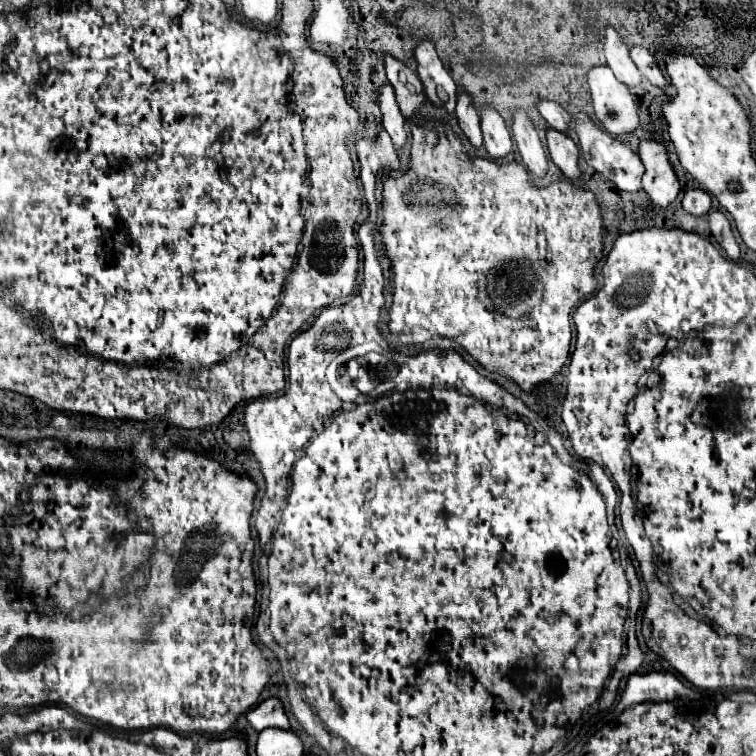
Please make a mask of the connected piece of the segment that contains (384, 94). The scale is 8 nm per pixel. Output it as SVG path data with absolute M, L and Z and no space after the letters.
M383 86L381 88L381 96L379 96L379 106L383 112L383 128L387 130L387 134L391 136L393 144L397 150L405 148L407 142L407 130L405 130L405 118L399 110L399 104L395 100L395 92L391 90L391 86Z

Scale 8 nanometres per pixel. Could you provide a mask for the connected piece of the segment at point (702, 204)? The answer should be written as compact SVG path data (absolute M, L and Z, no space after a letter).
M699 188L687 190L683 196L683 208L685 212L689 212L691 216L703 216L709 214L709 206L711 206L711 196Z

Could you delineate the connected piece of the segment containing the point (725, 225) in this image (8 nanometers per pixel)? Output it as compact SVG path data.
M711 212L709 214L709 226L711 226L711 232L713 232L715 240L727 252L727 256L731 260L737 260L739 258L739 244L733 236L733 230L731 230L731 224L729 224L727 216L723 212Z

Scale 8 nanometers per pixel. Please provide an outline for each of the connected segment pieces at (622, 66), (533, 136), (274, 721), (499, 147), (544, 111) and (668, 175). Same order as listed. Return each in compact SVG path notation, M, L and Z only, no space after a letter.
M607 28L605 34L605 58L607 58L607 66L613 70L615 78L619 82L623 82L629 88L635 88L641 84L643 76L639 74L637 66L631 62L629 56L629 48L623 44L623 40L617 36L617 32L613 28Z
M525 112L513 114L513 126L511 126L517 152L521 162L527 166L533 180L543 180L547 176L547 152L539 140L539 134L535 126L531 124L529 116Z
M269 698L269 700L261 702L257 708L253 708L247 714L247 720L257 732L261 732L265 728L283 728L283 730L289 728L285 710L277 698Z
M493 108L481 110L481 130L483 130L483 146L493 160L503 160L513 152L511 134L503 122L503 118Z
M539 100L539 102L537 102L537 108L539 108L541 116L549 122L549 126L551 126L553 130L559 130L559 132L567 134L567 130L573 128L573 122L571 122L569 112L565 112L557 102Z
M641 140L639 148L645 166L643 190L649 194L653 204L657 204L659 208L667 208L671 202L675 202L681 190L677 174L667 160L667 150L655 140Z

